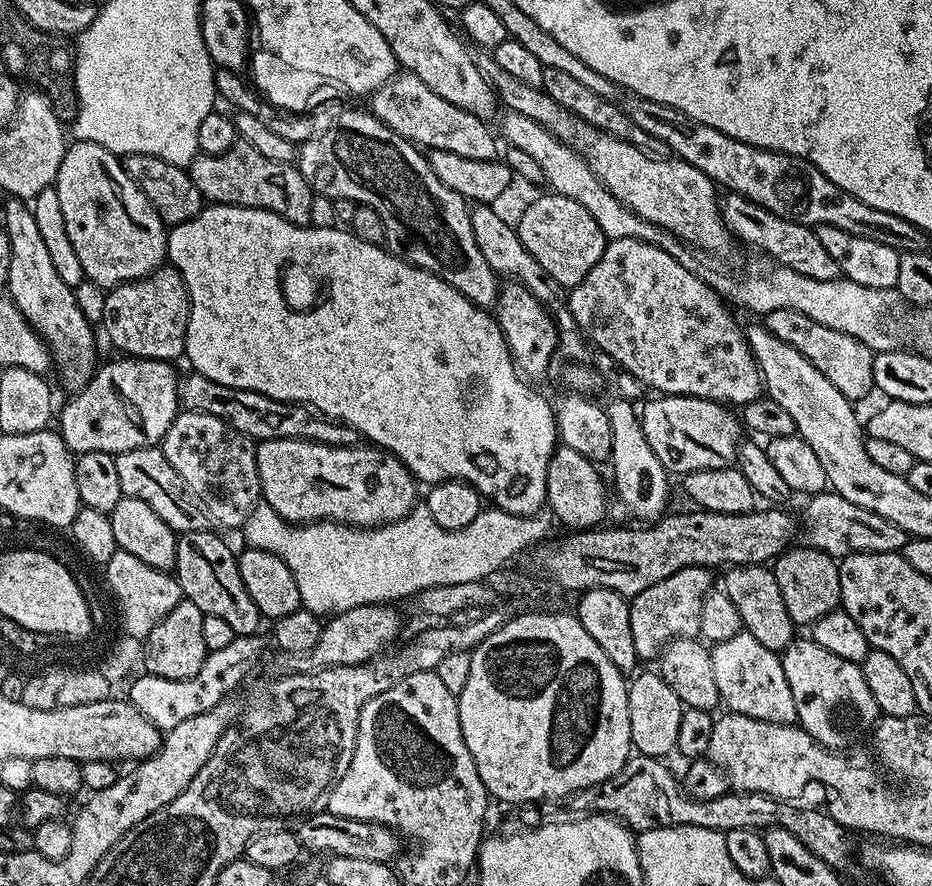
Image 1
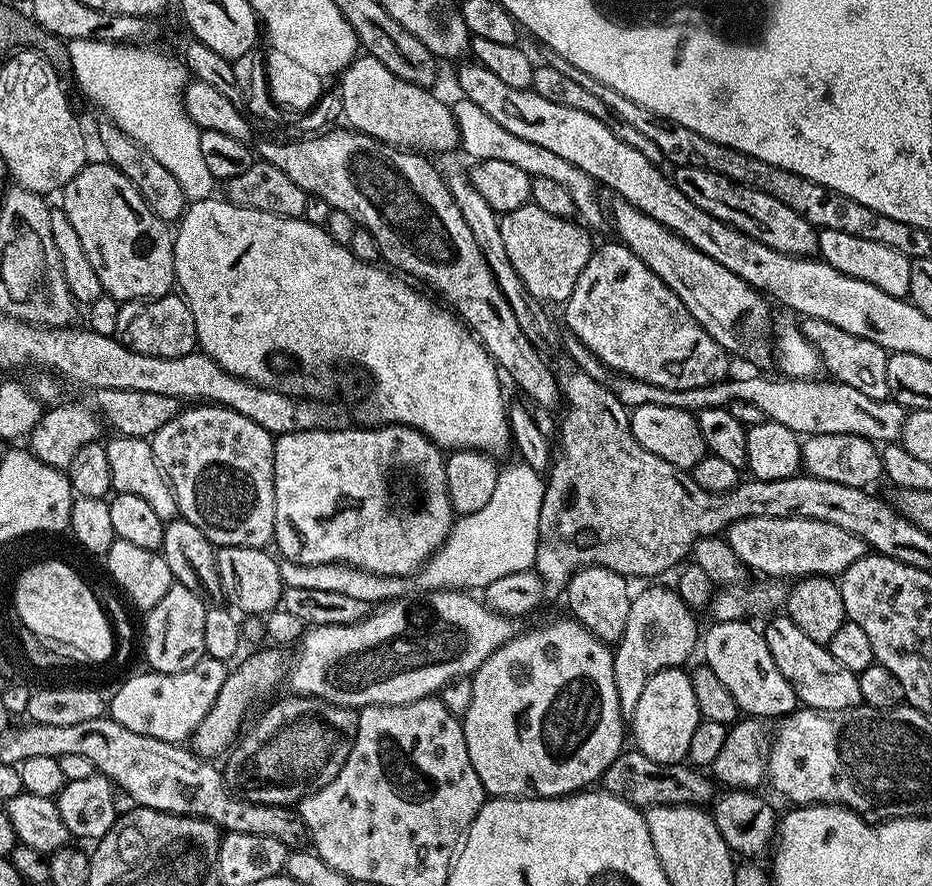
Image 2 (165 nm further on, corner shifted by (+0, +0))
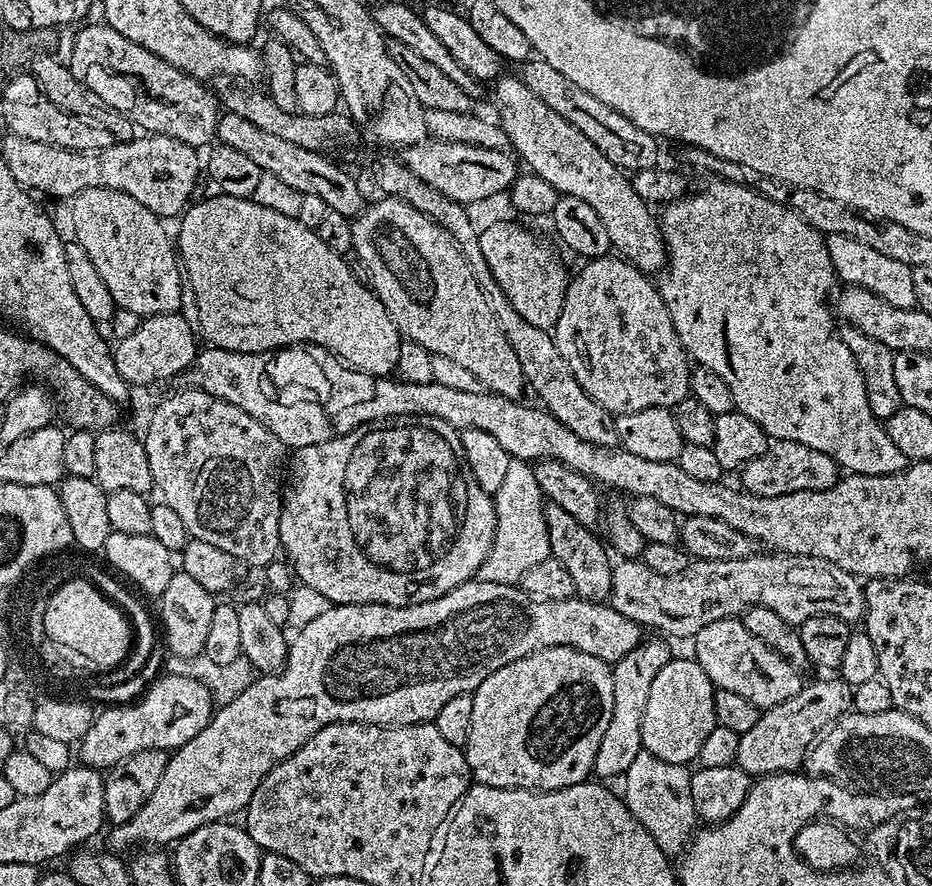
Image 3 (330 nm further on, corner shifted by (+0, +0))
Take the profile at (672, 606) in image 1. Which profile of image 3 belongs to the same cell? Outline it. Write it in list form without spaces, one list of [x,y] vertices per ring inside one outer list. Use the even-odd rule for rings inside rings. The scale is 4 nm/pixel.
[[[641,639],[640,644],[634,646],[634,650],[630,650],[630,654],[626,654],[626,658],[622,658],[616,664],[611,665],[612,681],[614,682],[614,714],[610,714],[610,726],[606,726],[606,734],[602,734],[602,742],[598,745],[598,754],[594,758],[594,766],[592,767],[593,773],[601,781],[612,782],[608,780],[614,779],[615,776],[616,779],[622,778],[626,774],[626,770],[630,770],[634,758],[638,758],[638,754],[644,751],[642,714],[646,714],[646,702],[650,698],[650,686],[653,684],[654,678],[658,678],[658,670],[662,670],[662,666],[666,666],[674,656],[674,652],[668,649],[669,641],[667,639],[656,639],[660,640]]]

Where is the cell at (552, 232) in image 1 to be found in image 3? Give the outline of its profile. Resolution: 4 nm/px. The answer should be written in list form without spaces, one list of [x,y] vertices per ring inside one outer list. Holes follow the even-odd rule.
[[[496,220],[481,227],[479,234],[482,258],[486,258],[486,266],[490,266],[490,274],[494,274],[494,282],[498,282],[510,306],[514,306],[526,322],[539,328],[555,329],[558,314],[562,314],[566,302],[570,279],[563,262],[530,229],[512,220]]]

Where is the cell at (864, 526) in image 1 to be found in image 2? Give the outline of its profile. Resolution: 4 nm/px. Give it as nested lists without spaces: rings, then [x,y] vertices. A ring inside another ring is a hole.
[[[801,516],[742,518],[727,528],[726,539],[745,568],[753,573],[761,572],[764,578],[838,578],[850,565],[858,562],[858,558],[866,554],[864,540],[850,534],[850,530],[842,530],[842,526],[833,526],[830,522],[818,522],[814,518]]]

